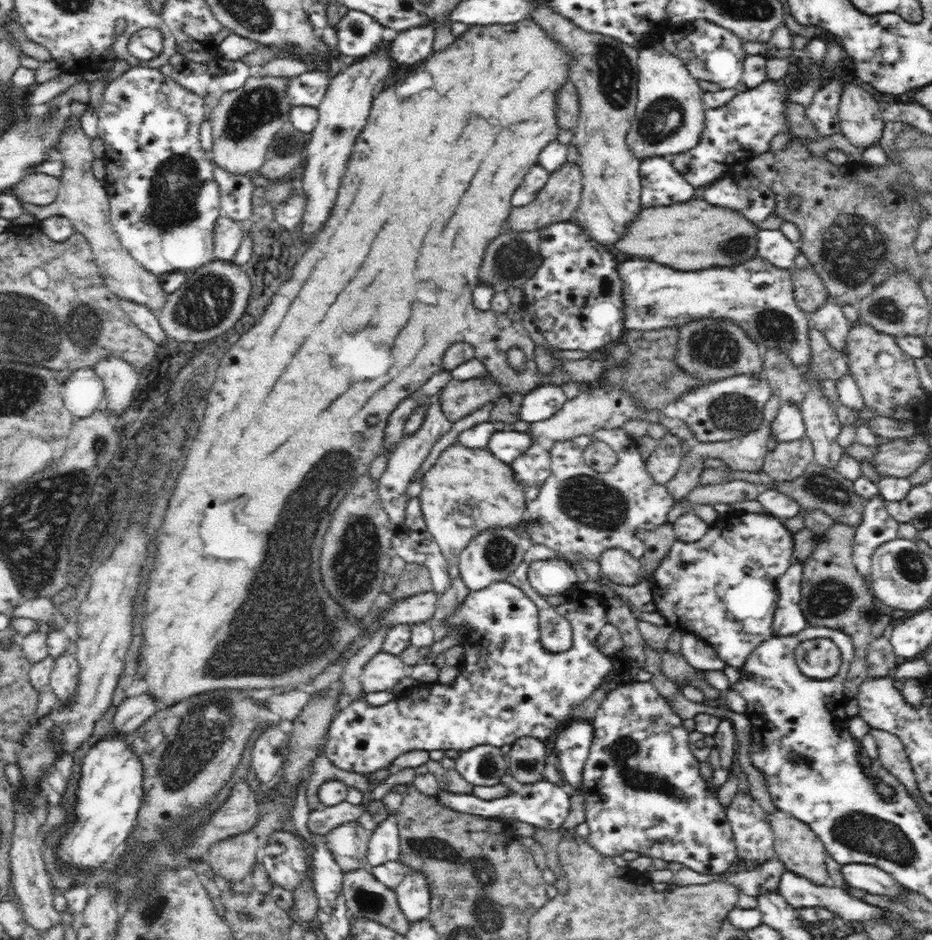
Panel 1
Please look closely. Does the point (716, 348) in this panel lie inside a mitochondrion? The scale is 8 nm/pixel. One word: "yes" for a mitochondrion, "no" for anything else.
yes

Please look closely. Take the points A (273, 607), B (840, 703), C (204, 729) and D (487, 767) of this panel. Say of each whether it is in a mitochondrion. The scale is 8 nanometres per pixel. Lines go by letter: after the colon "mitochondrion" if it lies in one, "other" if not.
A: mitochondrion
B: other
C: mitochondrion
D: mitochondrion

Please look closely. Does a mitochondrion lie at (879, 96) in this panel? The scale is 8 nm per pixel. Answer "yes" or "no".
no

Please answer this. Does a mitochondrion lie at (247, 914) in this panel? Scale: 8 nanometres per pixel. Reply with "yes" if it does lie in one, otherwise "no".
yes

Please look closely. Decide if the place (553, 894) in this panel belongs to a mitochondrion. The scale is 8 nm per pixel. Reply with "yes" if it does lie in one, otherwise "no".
no

